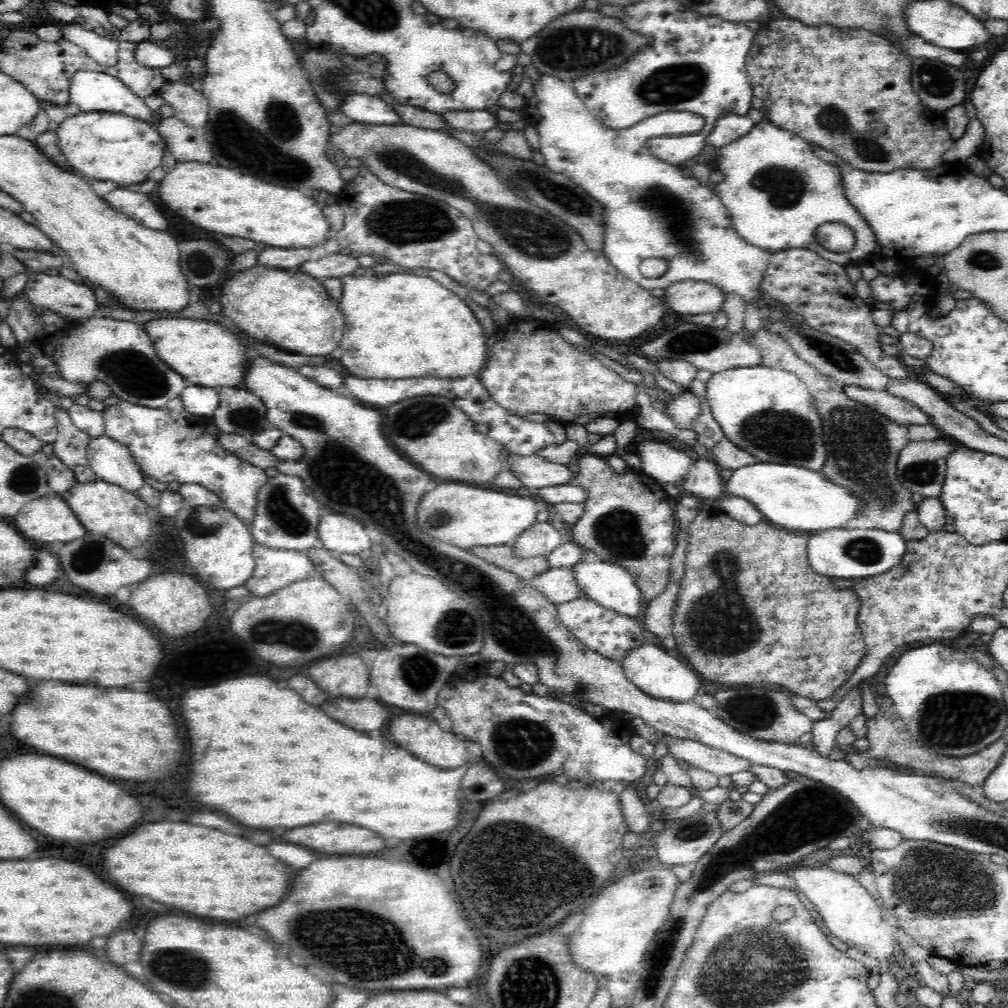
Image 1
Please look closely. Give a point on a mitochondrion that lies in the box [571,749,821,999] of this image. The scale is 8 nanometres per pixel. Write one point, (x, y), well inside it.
(768, 837)

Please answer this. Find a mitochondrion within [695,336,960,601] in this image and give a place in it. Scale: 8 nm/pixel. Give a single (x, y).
(859, 443)

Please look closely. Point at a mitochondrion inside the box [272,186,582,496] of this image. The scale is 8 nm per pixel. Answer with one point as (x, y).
(398, 222)

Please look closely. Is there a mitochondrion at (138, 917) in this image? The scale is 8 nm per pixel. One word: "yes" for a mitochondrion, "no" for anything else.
no

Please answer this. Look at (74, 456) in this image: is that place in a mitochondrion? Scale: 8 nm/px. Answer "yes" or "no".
no

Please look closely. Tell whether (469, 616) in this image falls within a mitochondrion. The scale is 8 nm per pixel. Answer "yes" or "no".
yes

